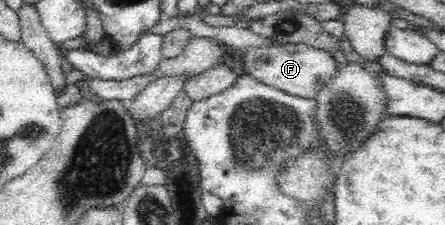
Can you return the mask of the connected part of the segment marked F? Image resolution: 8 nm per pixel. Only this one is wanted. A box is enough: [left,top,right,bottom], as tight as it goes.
[243,43,335,98]

